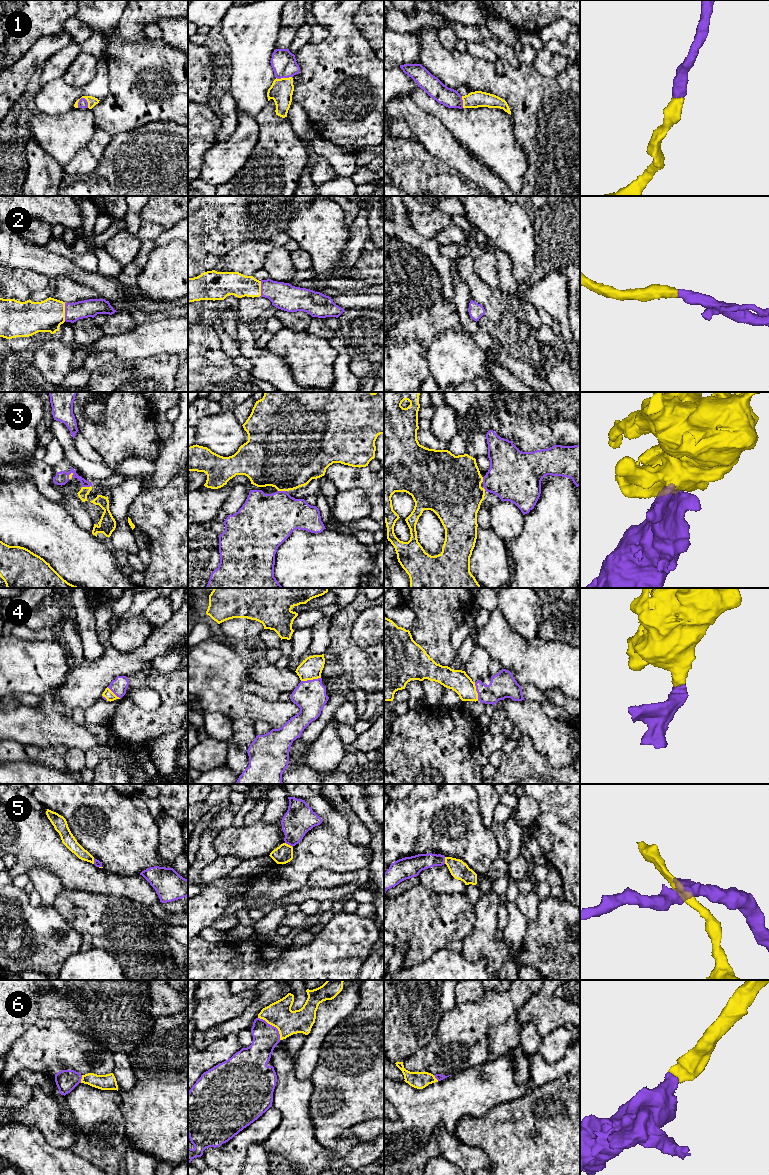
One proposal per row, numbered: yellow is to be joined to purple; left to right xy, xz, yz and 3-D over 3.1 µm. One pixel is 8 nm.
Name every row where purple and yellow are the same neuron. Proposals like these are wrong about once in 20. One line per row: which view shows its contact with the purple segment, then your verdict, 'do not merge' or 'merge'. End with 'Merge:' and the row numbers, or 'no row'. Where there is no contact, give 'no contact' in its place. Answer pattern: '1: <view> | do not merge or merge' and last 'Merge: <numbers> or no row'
1: xy | merge
2: xy | merge
3: xy | merge
4: xz | merge
5: xz | do not merge
6: xz | merge
Merge: 1, 2, 3, 4, 6

